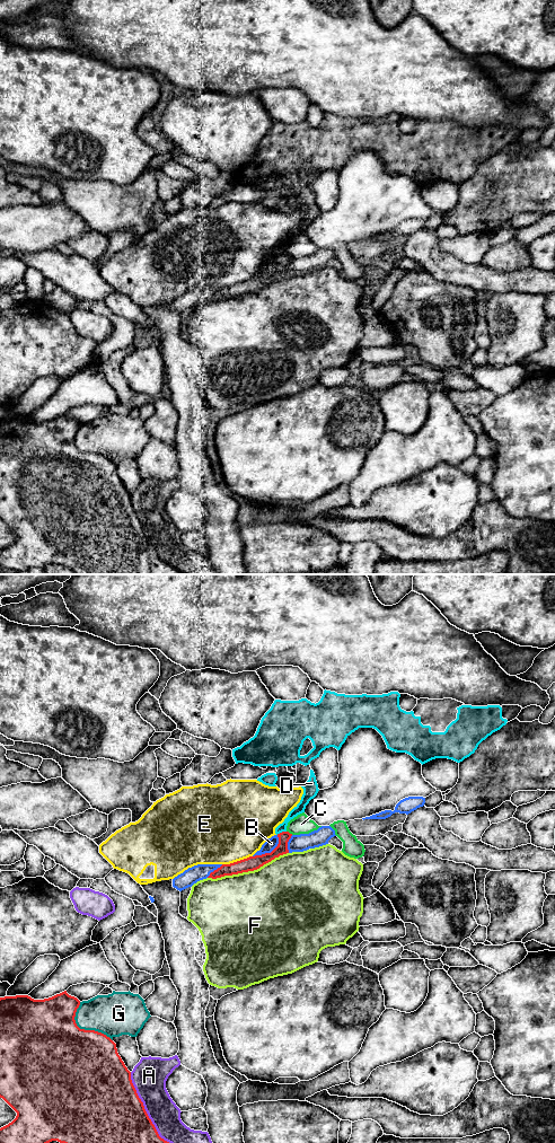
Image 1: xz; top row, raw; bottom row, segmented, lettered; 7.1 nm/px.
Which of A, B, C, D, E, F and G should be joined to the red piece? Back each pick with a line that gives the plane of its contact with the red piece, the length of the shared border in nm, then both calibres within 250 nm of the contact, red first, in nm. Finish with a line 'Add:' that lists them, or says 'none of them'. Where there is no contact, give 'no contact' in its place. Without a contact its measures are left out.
Add: none of them

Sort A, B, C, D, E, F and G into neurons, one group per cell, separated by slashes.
A / B / C / D / E / F / G

